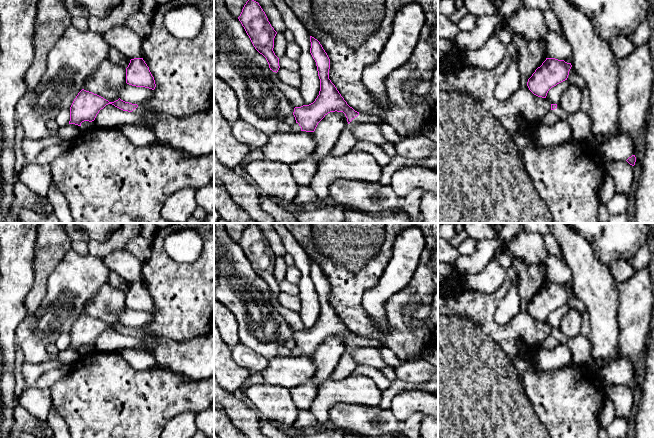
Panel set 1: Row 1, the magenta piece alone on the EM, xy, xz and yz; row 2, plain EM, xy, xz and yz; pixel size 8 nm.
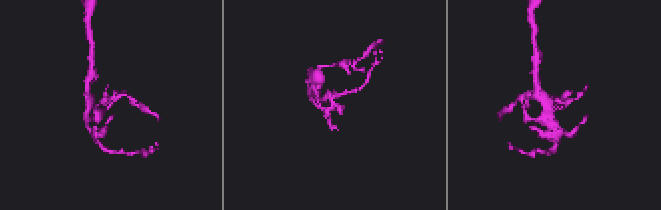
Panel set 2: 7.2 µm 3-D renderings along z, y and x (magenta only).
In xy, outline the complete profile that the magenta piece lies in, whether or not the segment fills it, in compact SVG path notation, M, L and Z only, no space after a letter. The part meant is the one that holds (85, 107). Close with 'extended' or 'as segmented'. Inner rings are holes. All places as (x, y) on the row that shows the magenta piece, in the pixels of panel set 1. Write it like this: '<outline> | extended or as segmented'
M82 89L70 107L69 124L81 126L84 121L94 121L99 111L108 104L146 118L147 127L155 134L156 143L181 148L194 156L208 155L214 151L214 109L190 115L171 116L125 102L120 98L109 102Z | extended

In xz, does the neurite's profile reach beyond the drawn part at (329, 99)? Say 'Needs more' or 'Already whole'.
Needs more

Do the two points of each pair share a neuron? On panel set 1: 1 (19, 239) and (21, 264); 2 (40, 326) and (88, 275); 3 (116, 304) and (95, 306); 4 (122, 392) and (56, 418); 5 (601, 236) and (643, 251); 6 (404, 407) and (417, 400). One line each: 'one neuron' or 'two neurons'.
1: one neuron
2: one neuron
3: one neuron
4: two neurons
5: two neurons
6: one neuron

